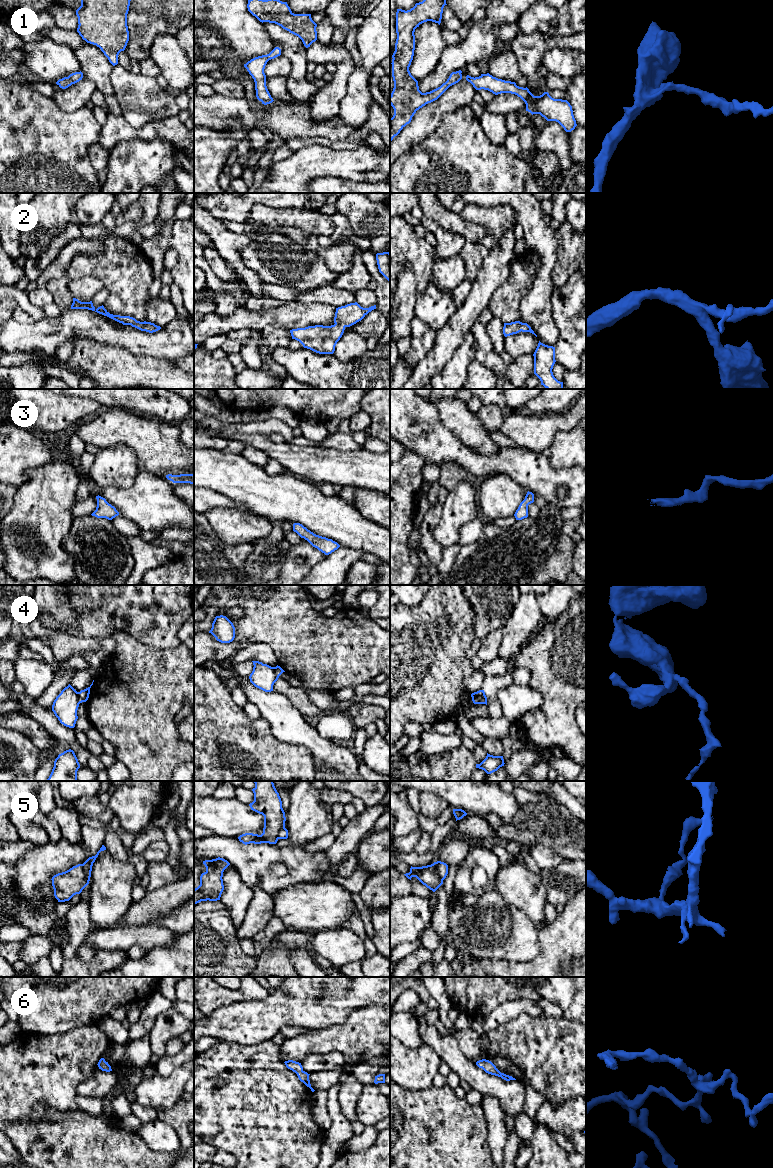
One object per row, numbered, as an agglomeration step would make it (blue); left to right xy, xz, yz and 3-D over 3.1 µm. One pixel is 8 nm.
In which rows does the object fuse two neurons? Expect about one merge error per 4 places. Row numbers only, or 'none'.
4, 5

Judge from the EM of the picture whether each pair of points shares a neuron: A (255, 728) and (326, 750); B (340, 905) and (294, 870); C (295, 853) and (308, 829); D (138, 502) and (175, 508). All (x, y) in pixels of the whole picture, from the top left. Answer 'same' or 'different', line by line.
A: different
B: different
C: different
D: same

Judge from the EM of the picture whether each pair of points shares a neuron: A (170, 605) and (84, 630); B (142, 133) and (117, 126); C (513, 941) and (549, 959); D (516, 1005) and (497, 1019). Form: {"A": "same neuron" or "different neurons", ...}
{"A": "same neuron", "B": "same neuron", "C": "different neurons", "D": "same neuron"}

